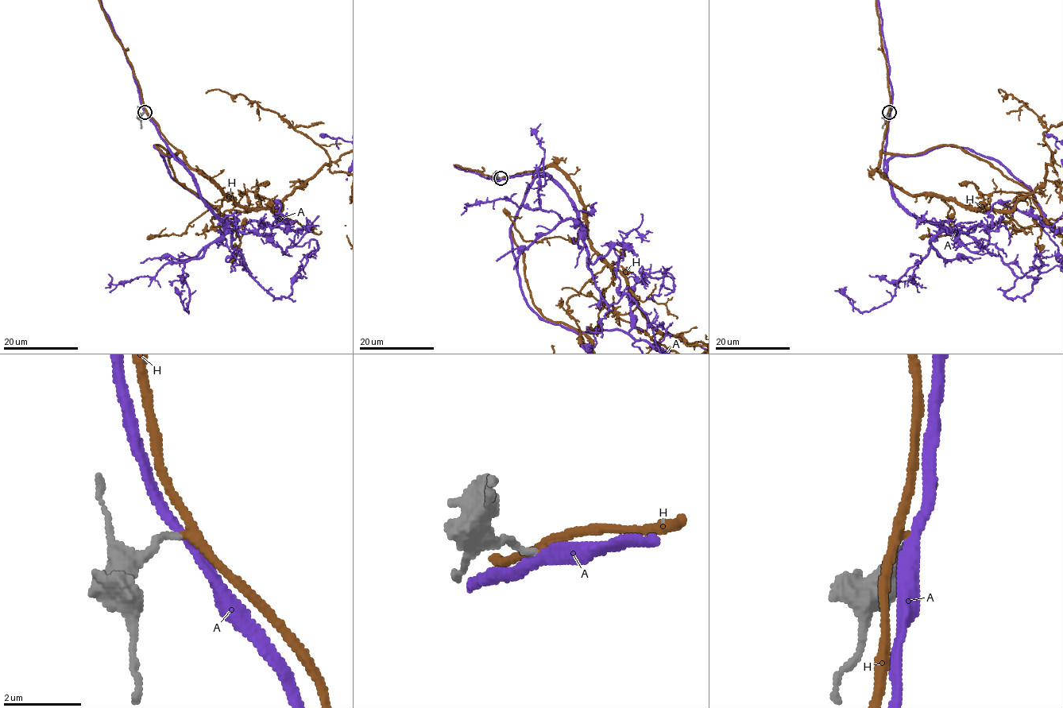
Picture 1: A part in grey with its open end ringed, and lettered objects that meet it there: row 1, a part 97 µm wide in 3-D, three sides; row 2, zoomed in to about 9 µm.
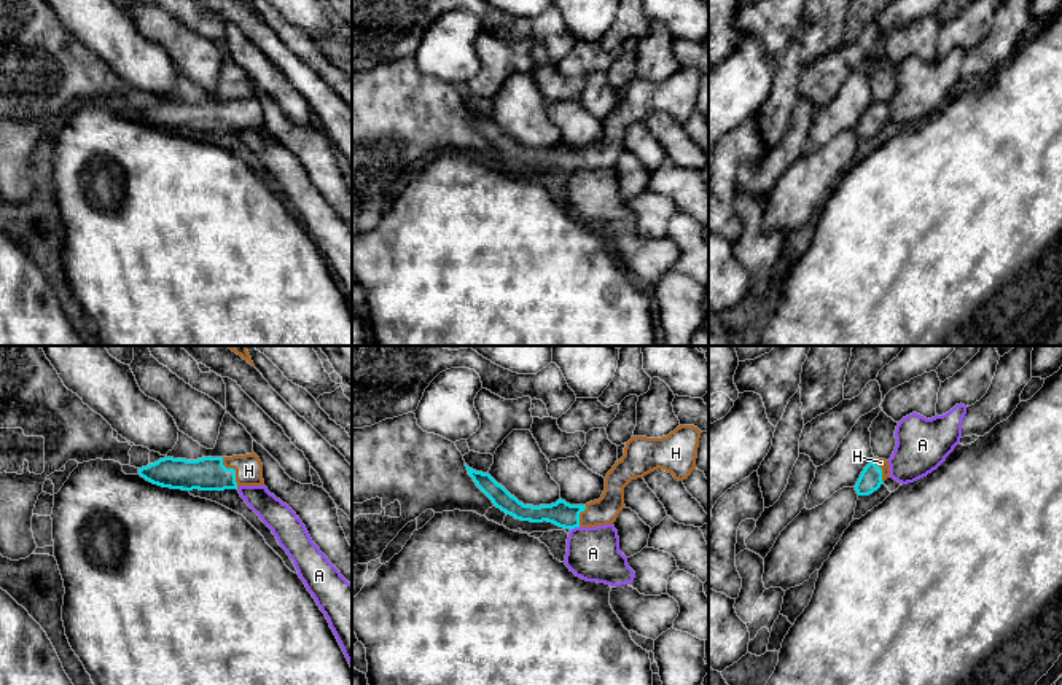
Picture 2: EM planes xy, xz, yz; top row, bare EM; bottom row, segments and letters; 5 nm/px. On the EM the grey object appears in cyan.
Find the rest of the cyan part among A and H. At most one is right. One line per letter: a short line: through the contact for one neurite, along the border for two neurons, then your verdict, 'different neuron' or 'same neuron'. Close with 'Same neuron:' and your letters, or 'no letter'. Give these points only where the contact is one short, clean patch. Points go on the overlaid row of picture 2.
A: line xz (580, 526), (570, 531); different neuron
H: line xy (209, 473), (234, 470), (249, 470); same neuron
Same neuron: H

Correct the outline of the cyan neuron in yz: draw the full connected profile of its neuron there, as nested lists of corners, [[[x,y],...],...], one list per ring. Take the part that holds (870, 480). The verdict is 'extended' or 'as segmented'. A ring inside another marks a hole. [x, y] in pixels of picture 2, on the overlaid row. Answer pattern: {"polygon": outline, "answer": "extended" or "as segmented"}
{"polygon": [[[874,457],[861,472],[855,491],[858,495],[869,495],[877,491],[890,475],[888,460]]], "answer": "extended"}

